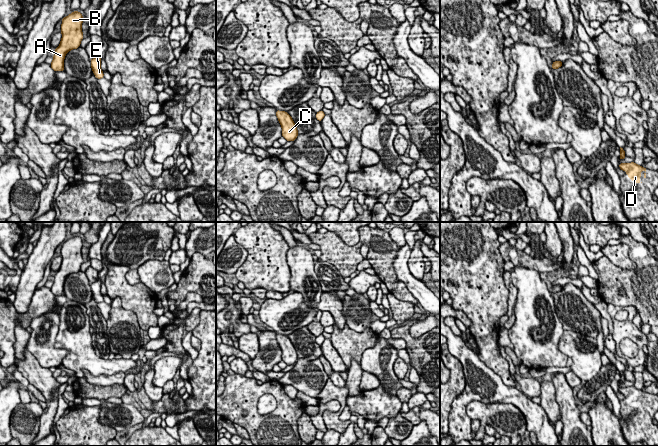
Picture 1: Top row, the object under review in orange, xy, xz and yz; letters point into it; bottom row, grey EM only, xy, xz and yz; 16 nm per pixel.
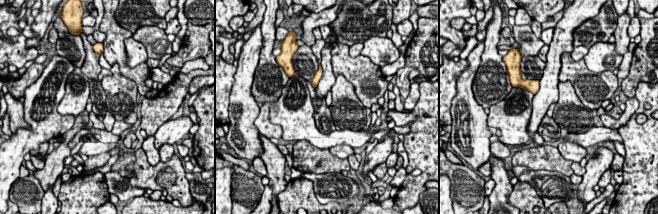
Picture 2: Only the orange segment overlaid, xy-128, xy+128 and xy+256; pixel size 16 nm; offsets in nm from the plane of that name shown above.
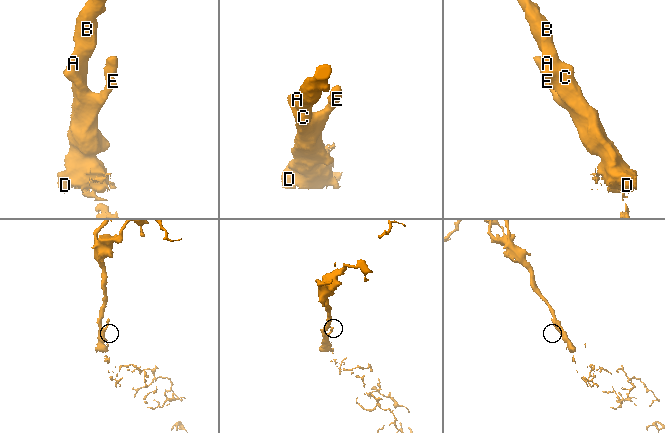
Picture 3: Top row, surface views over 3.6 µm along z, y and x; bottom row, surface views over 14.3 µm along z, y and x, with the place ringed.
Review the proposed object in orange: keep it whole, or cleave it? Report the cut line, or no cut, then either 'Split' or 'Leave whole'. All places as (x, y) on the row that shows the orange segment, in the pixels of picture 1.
No split. Leave whole

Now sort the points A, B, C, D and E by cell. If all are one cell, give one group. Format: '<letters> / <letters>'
A B C D E

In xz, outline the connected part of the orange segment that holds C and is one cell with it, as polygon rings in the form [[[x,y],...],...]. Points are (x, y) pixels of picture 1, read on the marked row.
[[[276,110],[276,116],[282,127],[282,137],[284,137],[286,141],[295,141],[298,136],[298,131],[288,112]]]

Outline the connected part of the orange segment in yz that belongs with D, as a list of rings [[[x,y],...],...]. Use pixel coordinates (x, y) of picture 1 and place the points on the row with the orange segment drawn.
[[[635,162],[632,163],[621,163],[619,164],[619,168],[621,170],[625,170],[628,177],[637,184],[642,183],[640,181],[641,171],[644,170],[646,172],[646,168],[637,165]]]

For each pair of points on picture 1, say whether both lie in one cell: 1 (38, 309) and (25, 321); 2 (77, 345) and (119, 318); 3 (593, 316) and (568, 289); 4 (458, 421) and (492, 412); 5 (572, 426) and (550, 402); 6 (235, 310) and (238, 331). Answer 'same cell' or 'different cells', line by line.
1: same cell
2: different cells
3: same cell
4: different cells
5: different cells
6: same cell

